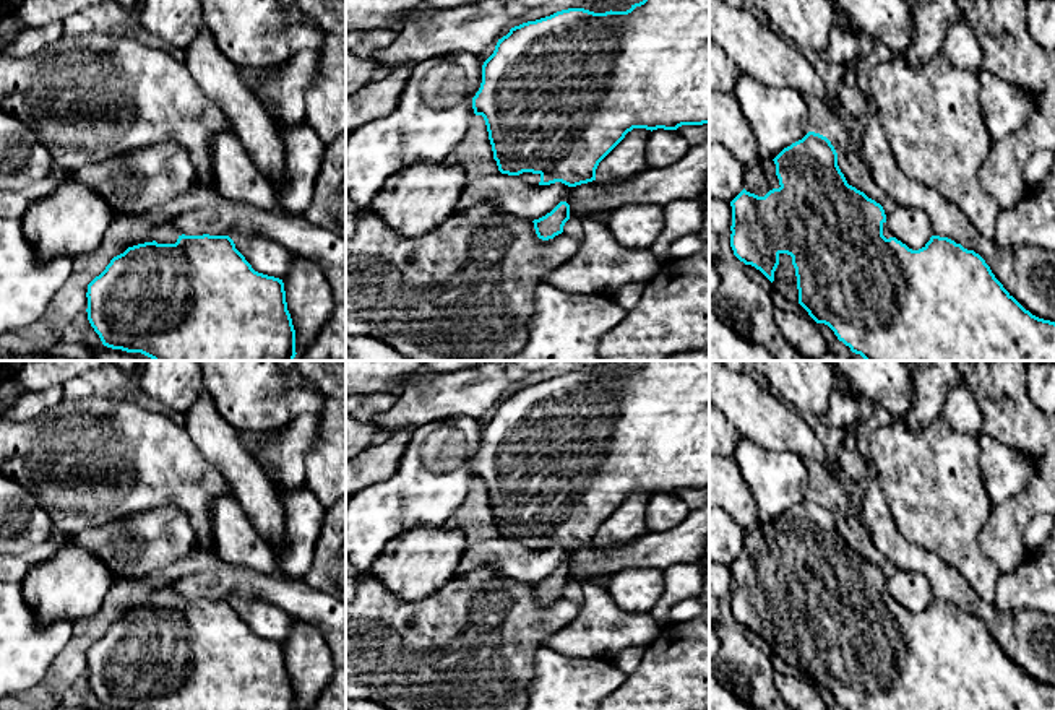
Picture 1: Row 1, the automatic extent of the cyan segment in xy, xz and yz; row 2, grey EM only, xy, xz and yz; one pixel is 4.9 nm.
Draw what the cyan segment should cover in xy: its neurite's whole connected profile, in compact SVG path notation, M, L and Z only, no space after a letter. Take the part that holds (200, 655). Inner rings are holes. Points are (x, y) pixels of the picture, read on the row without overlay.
M172 585L156 588L151 596L153 606L128 611L88 648L88 684L104 710L295 710L295 694L287 674L282 643L255 635L229 600L185 600Z

